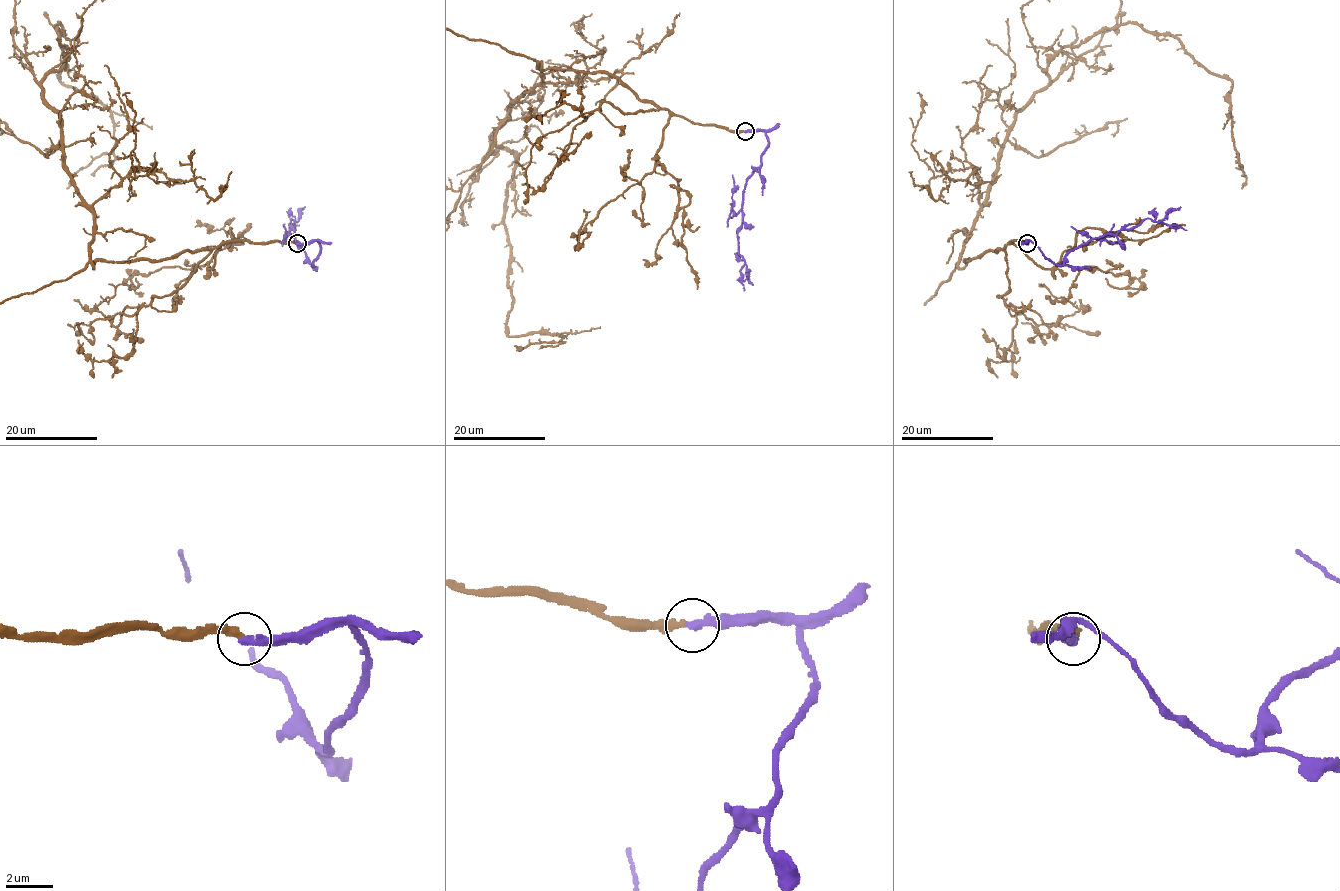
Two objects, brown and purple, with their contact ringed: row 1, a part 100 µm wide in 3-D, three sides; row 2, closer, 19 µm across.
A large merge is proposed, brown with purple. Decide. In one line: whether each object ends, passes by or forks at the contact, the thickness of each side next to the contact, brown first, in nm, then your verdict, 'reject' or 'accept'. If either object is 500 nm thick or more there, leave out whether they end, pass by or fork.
brown ends | purple ends | 280/320 nm | reject

